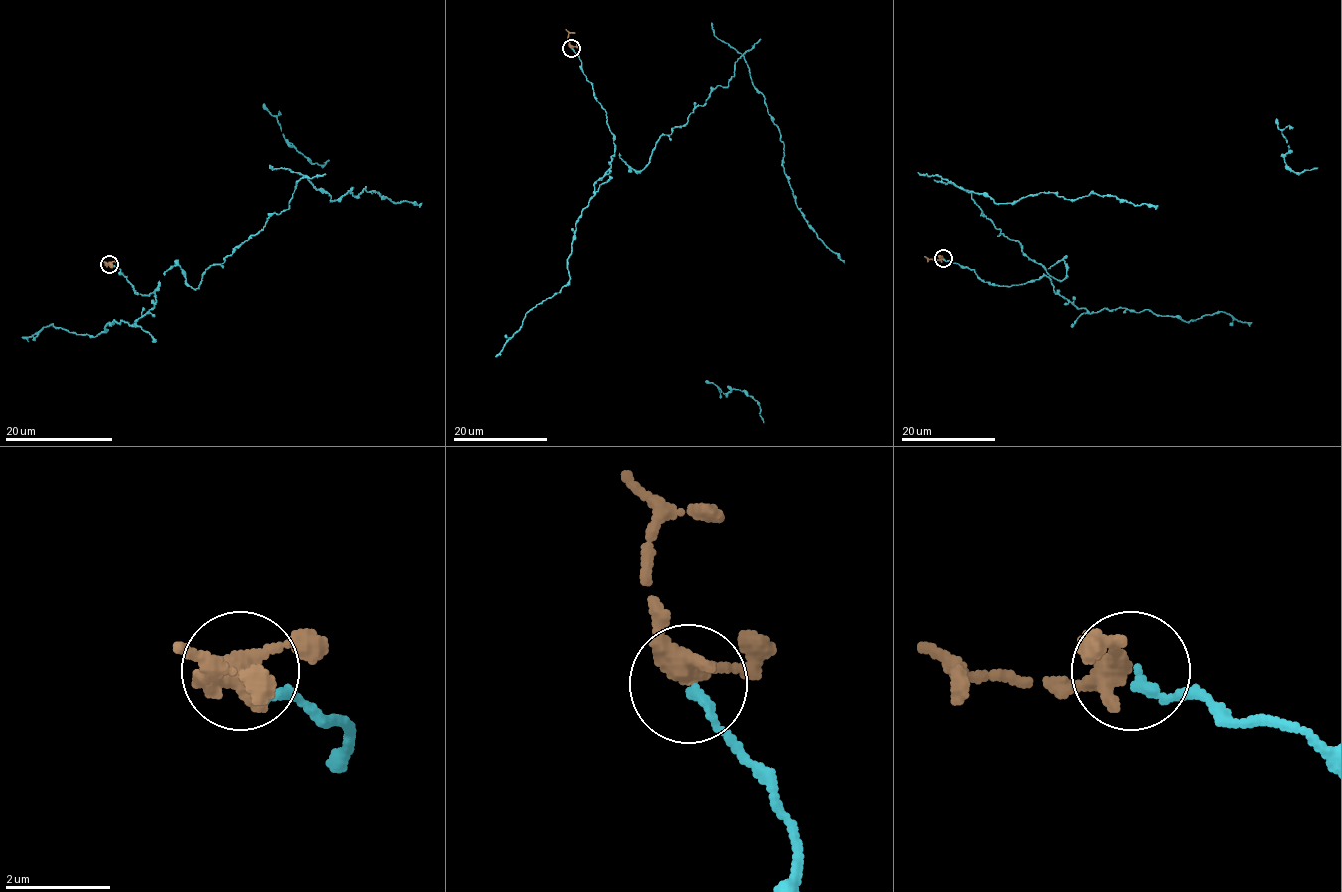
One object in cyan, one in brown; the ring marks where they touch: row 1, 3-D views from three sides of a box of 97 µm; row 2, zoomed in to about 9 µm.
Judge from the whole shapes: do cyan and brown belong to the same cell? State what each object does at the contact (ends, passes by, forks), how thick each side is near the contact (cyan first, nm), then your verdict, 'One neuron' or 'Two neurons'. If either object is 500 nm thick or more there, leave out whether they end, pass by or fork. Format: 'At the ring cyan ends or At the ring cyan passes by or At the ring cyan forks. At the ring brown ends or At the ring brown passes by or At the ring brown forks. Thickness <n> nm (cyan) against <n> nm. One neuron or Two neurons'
At the ring cyan ends. At the ring brown passes by. Thickness 180 nm (cyan) against 380 nm. One neuron

